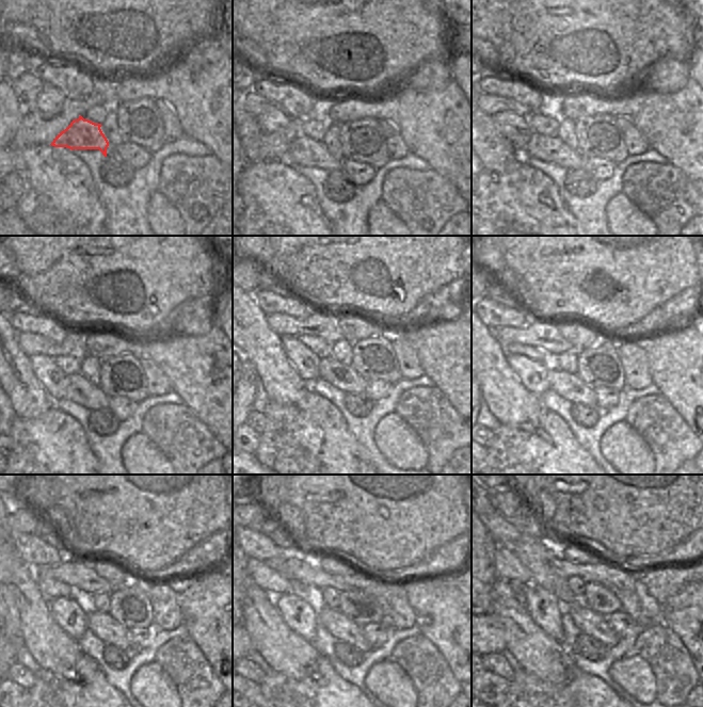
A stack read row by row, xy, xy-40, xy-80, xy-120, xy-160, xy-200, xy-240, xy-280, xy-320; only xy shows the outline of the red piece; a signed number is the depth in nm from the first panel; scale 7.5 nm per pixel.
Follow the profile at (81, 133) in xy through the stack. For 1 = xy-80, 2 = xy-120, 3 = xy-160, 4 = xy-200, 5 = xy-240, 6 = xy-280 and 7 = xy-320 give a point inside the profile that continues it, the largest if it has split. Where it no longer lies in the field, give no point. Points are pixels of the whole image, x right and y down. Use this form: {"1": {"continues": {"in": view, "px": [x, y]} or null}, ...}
{"1": {"continues": {"in": "xy-80", "px": [555, 153]}}, "2": {"continues": {"in": "xy-120", "px": [82, 391]}}, "3": {"continues": {"in": "xy-160", "px": [329, 390]}}, "4": {"continues": {"in": "xy-200", "px": [569, 386]}}, "5": {"continues": {"in": "xy-240", "px": [105, 628]}}, "6": {"continues": {"in": "xy-280", "px": [346, 630]}}, "7": {"continues": {"in": "xy-320", "px": [586, 624]}}}

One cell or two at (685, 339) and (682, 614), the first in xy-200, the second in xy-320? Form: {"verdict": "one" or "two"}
{"verdict": "one"}

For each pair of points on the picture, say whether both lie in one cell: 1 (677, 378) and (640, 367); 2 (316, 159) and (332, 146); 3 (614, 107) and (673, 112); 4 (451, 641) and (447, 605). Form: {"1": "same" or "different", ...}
{"1": "different", "2": "different", "3": "different", "4": "same"}

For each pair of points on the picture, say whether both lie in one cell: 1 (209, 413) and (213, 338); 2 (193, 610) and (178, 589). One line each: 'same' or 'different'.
1: same
2: different

